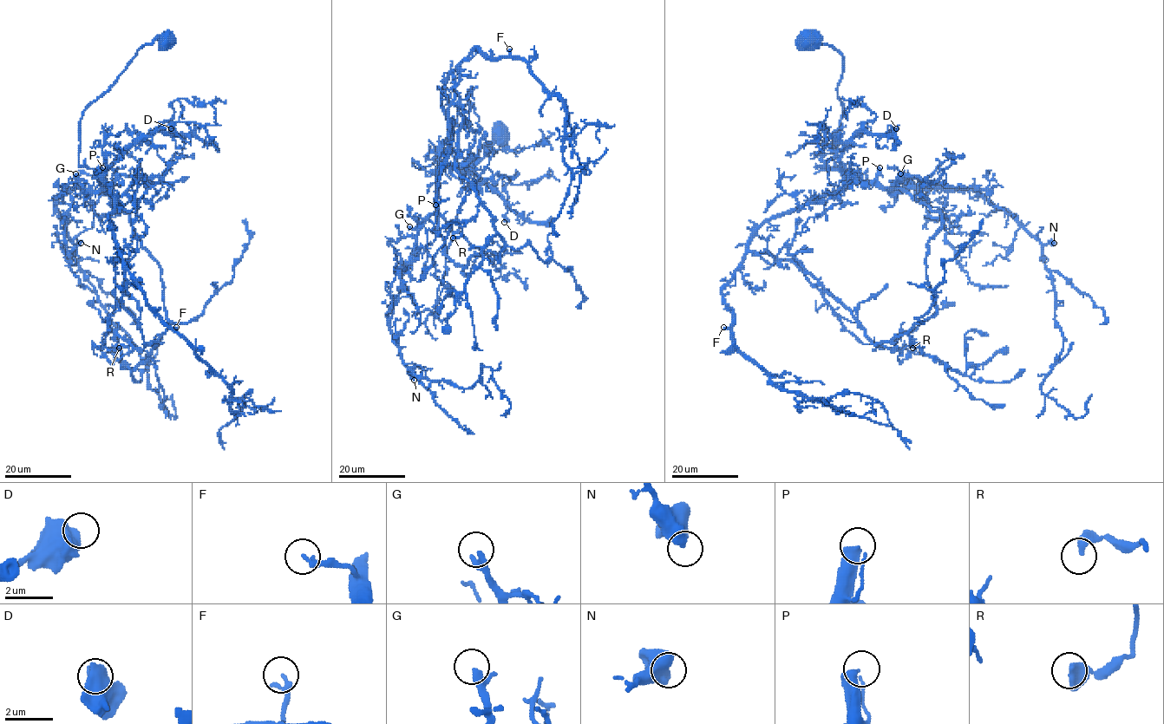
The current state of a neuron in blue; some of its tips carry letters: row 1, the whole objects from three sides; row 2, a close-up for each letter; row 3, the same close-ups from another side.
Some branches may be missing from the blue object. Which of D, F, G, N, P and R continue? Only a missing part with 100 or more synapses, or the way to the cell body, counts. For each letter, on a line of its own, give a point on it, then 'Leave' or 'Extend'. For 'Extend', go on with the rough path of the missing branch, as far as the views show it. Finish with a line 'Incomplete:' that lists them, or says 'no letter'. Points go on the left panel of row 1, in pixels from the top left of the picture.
D: Place: (171, 128). Leave
F: Place: (176, 327). Leave
G: Place: (75, 173). Leave
N: Place: (81, 243). Leave
P: Place: (102, 167). Extend. Course of what is missing: (102, 167), (107, 137), (126, 115), (185, 83), (226, 91), (247, 102), (257, 111), (269, 139), (264, 136)
R: Place: (119, 348). Leave
Incomplete: P

